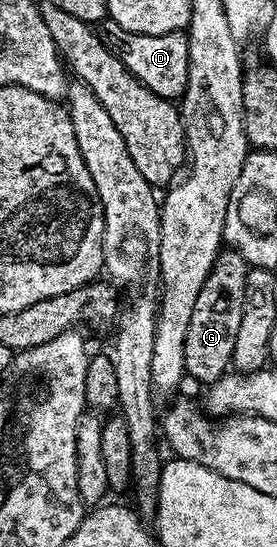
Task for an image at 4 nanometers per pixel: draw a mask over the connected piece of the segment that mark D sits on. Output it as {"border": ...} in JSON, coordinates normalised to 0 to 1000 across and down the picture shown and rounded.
{"border":[[[368,37],[343,48],[357,73],[379,82],[455,124],[502,144],[545,168],[578,179],[650,181],[675,161],[682,130],[682,66],[679,60],[635,55],[588,66],[516,66],[430,51],[404,37]]]}

